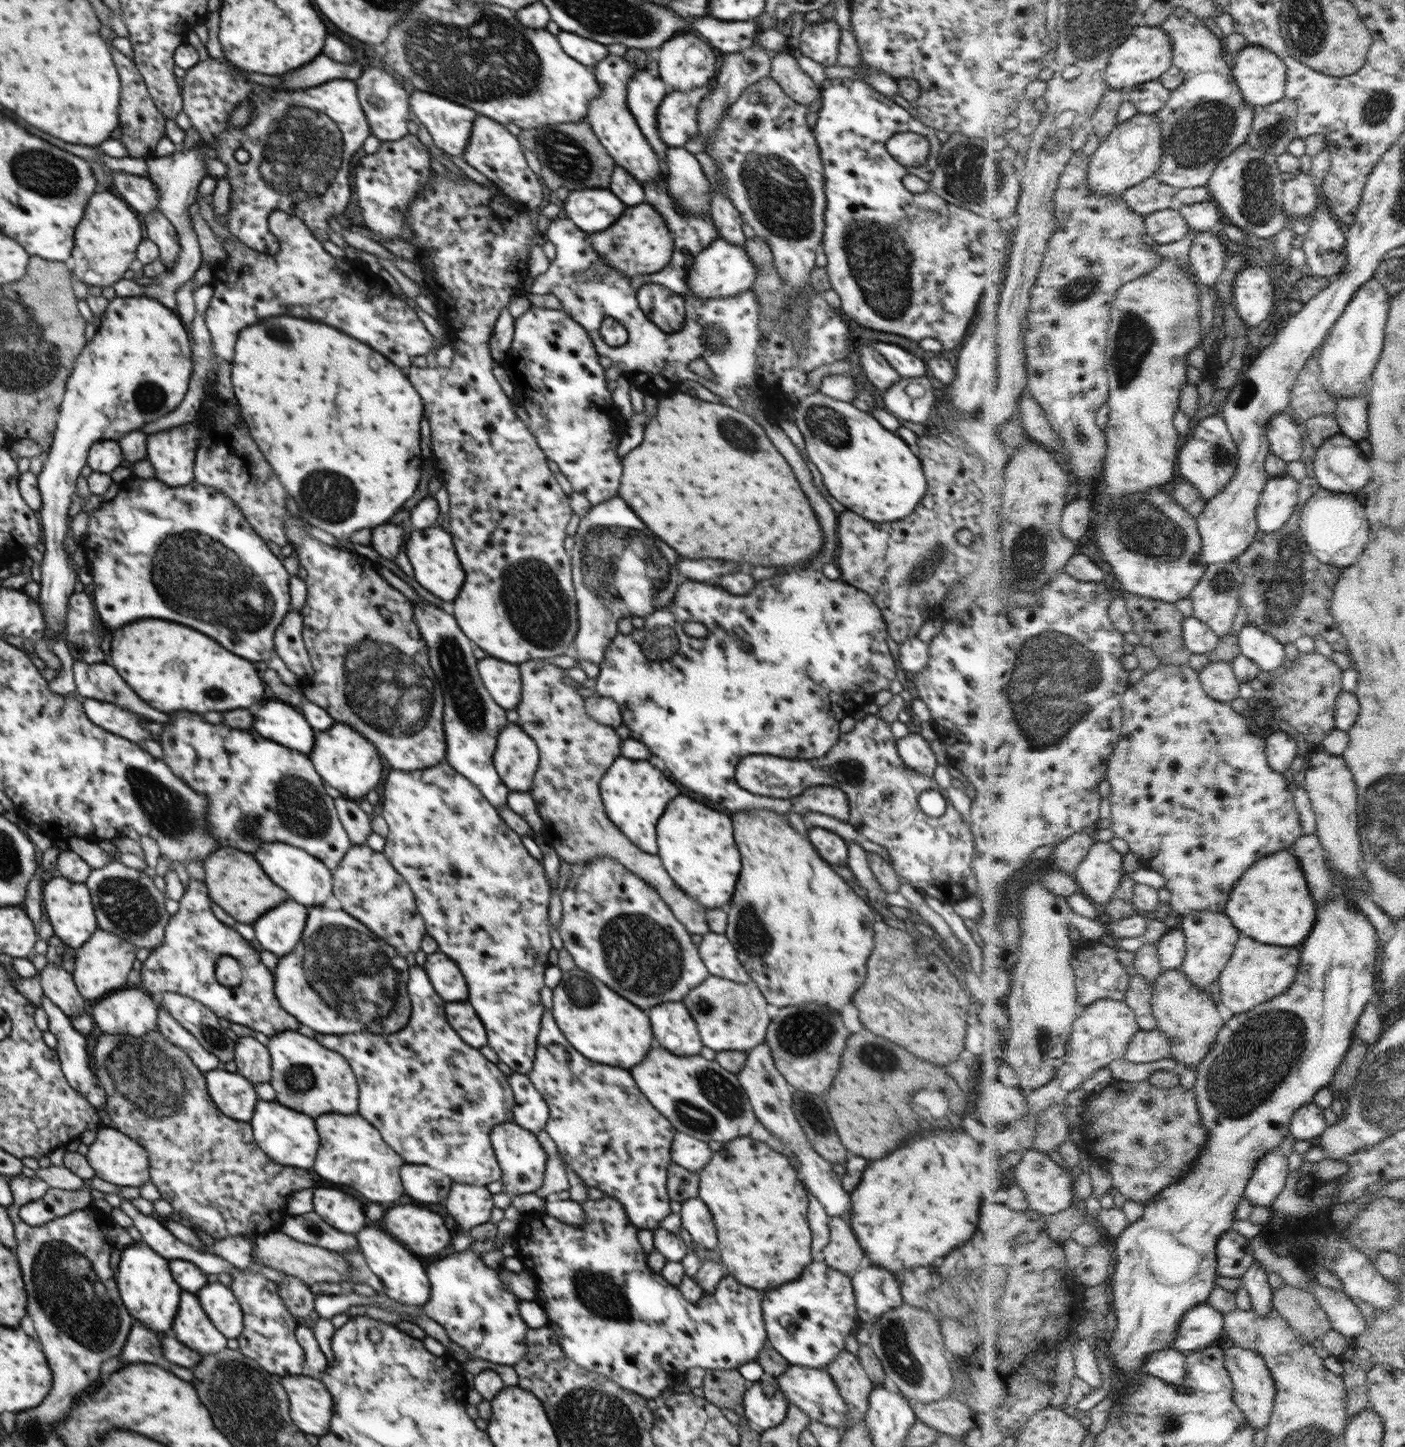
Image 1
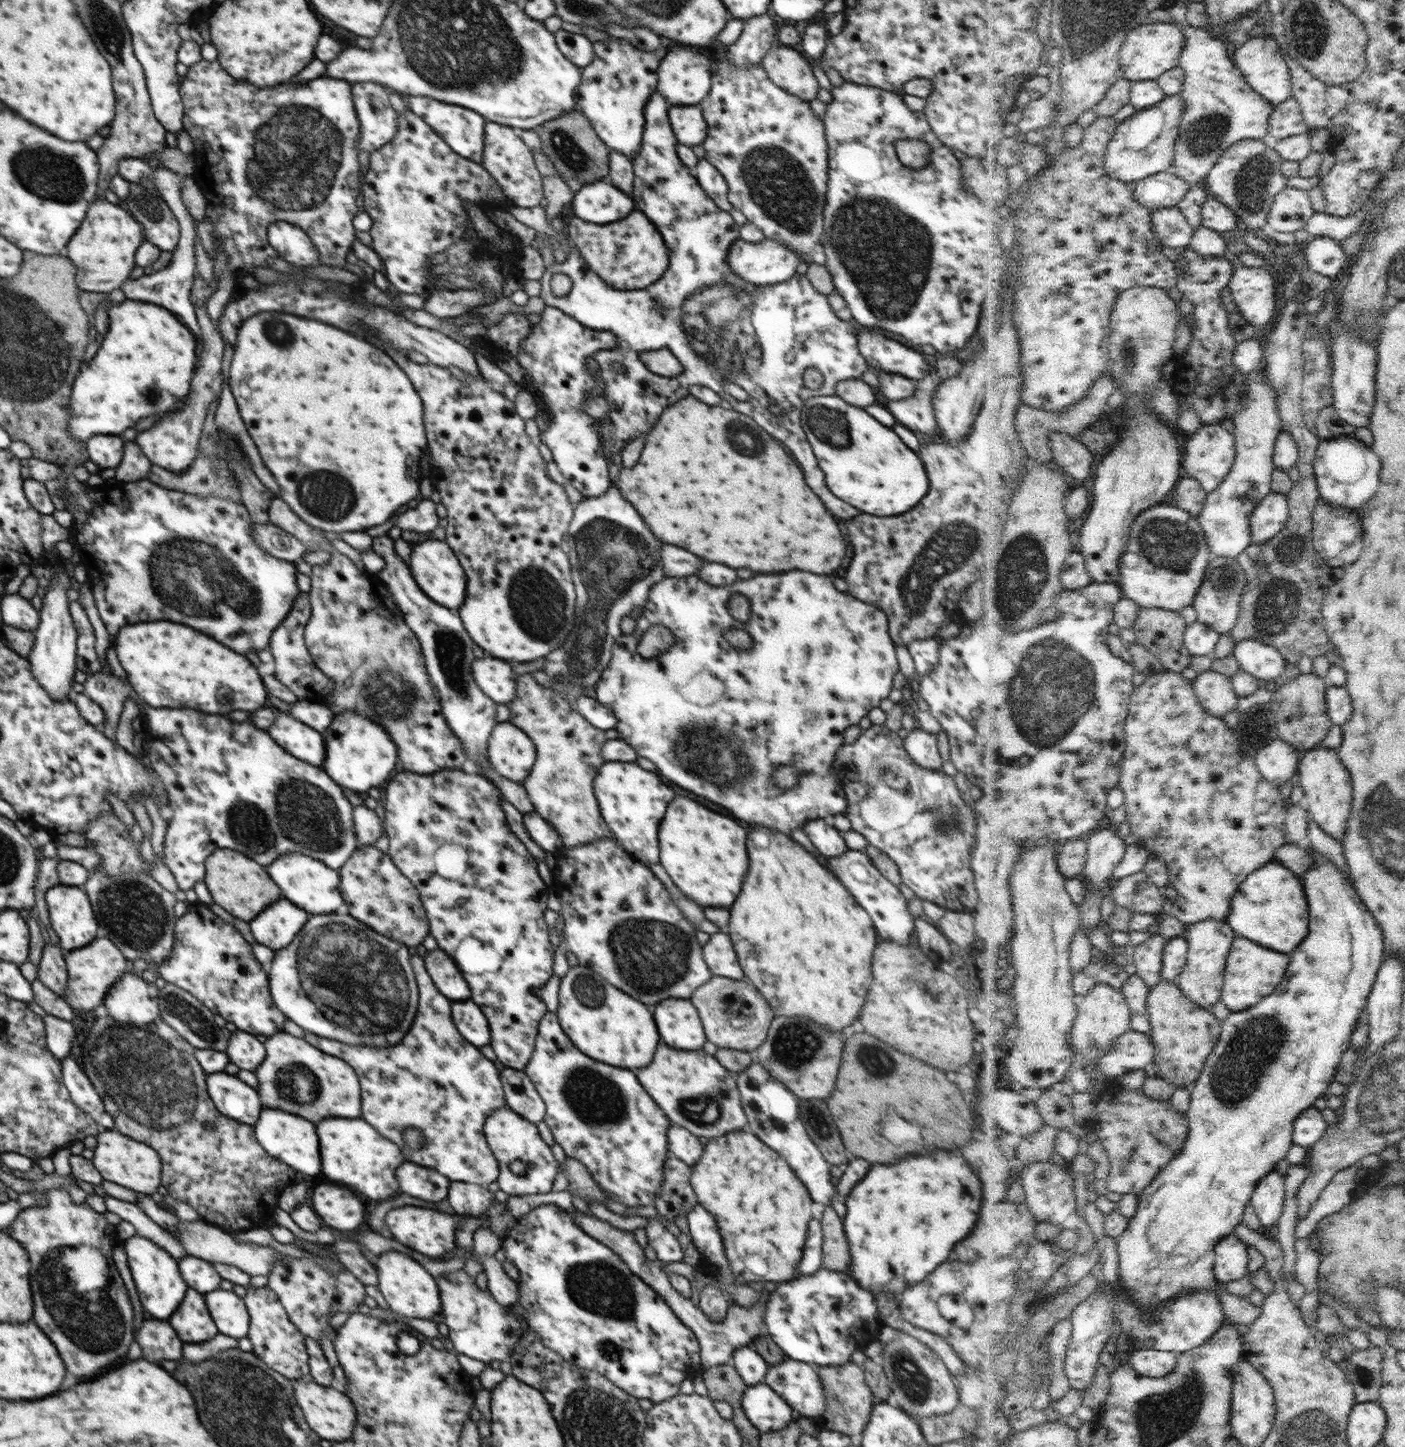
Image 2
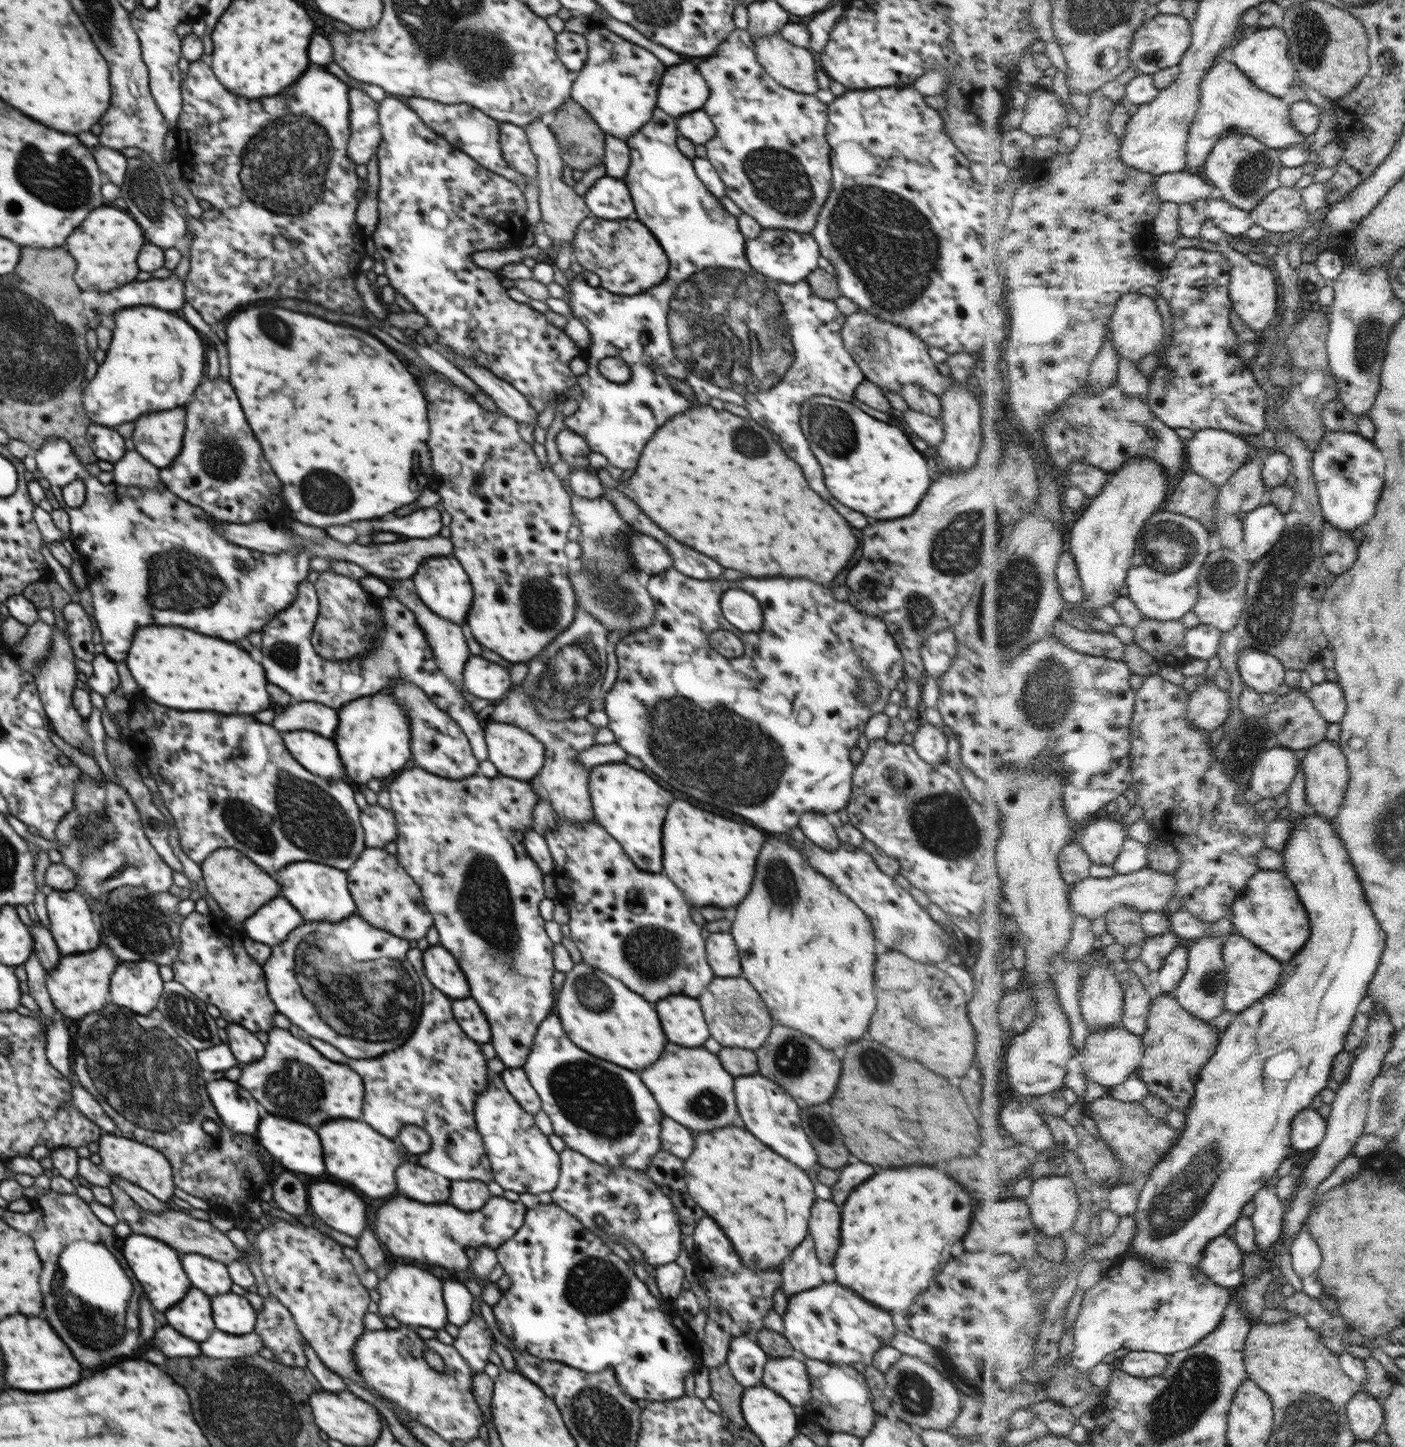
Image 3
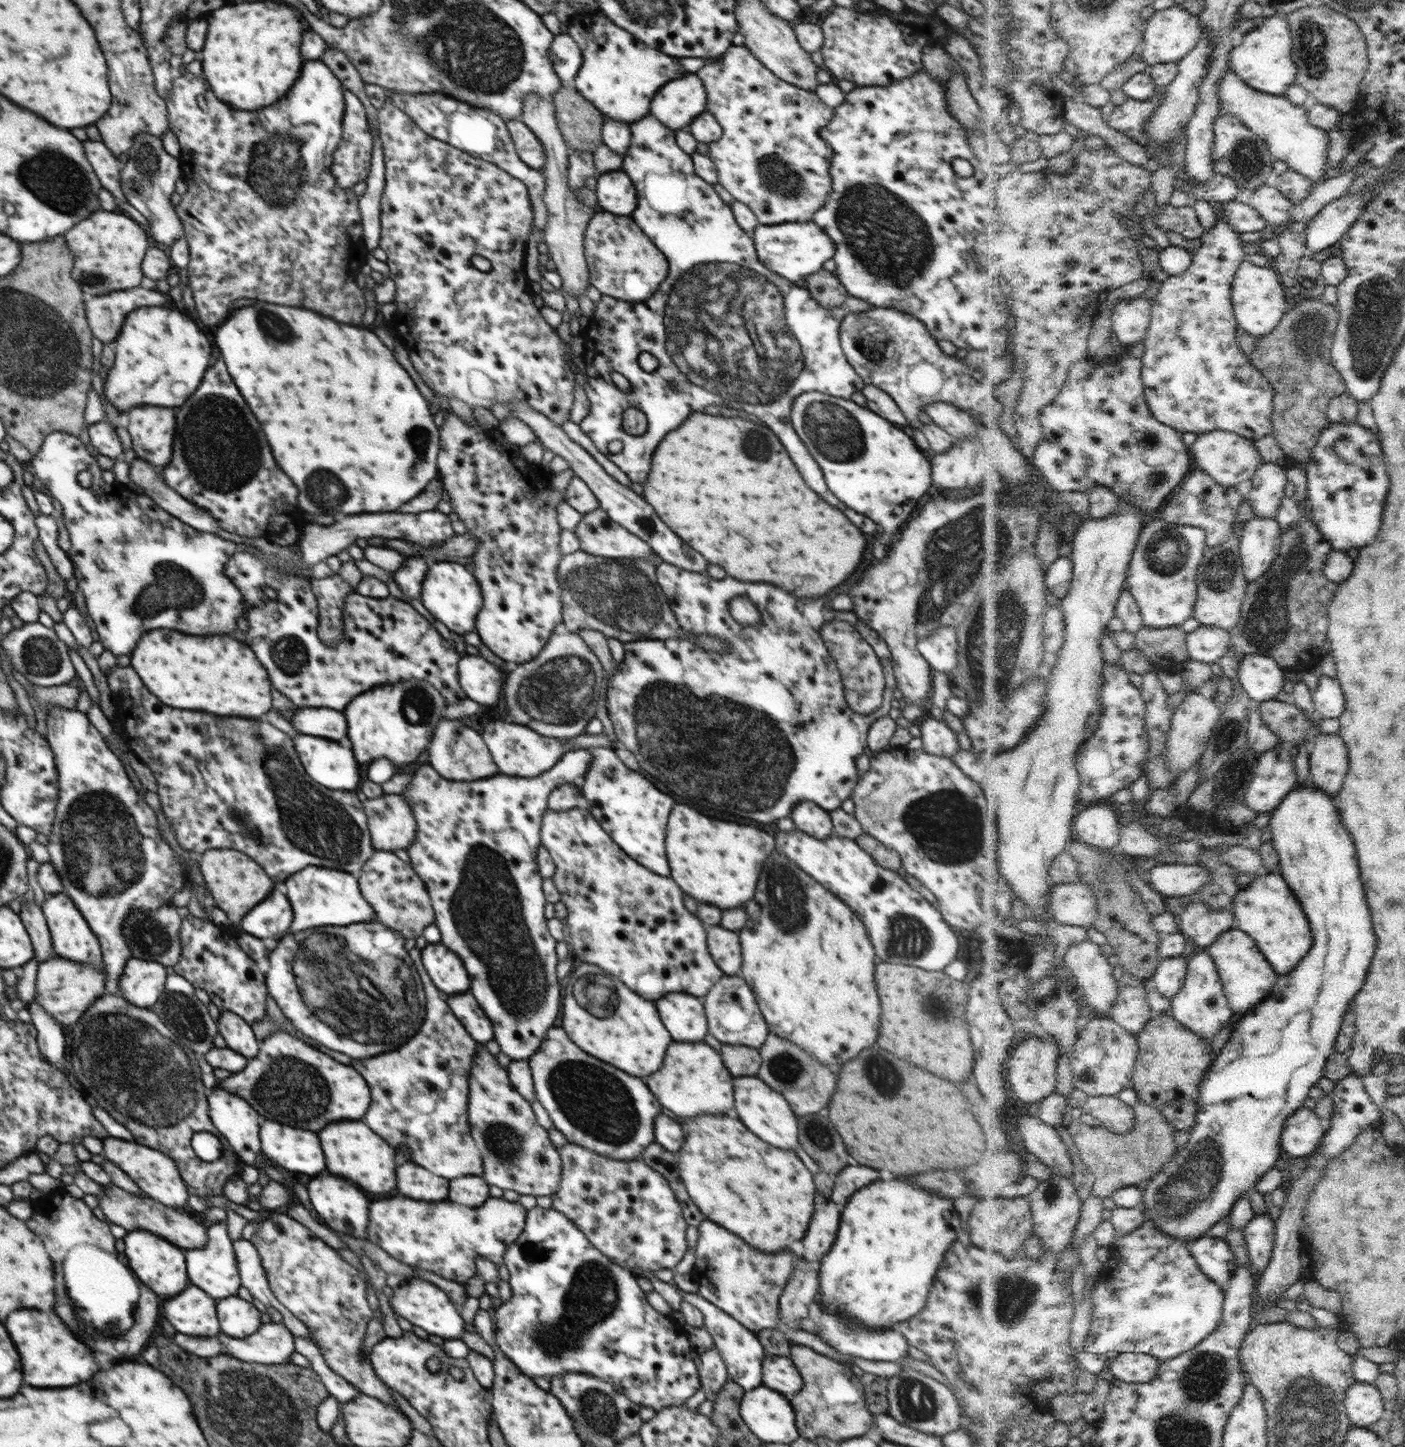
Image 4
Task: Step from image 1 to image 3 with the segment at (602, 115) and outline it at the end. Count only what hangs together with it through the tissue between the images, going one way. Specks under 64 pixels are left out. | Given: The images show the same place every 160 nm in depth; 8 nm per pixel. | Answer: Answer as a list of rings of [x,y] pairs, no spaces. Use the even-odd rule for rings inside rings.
[[[595,25],[588,33],[583,34],[583,37],[586,39],[587,59],[572,84],[571,97],[591,114],[604,134],[622,140],[637,136],[640,128],[652,118],[654,109],[657,107],[657,93],[667,66],[647,48],[626,40],[604,26]]]

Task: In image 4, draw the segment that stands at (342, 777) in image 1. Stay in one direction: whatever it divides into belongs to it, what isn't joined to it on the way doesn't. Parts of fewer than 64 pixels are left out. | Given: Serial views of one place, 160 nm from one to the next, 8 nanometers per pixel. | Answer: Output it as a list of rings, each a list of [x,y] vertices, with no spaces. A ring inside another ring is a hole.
[[[413,678],[399,683],[380,685],[355,696],[343,710],[348,721],[347,737],[352,742],[358,764],[365,769],[373,760],[386,757],[394,766],[400,767],[414,762],[426,750],[437,721],[445,718],[447,702],[441,692],[428,681]]]

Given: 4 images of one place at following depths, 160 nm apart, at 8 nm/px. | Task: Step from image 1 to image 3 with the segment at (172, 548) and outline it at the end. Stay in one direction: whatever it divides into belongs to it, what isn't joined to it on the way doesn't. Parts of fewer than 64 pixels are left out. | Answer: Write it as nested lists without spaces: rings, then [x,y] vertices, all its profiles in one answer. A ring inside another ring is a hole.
[[[48,437],[47,441],[35,451],[33,457],[37,462],[37,470],[42,472],[43,478],[50,483],[50,490],[61,509],[68,513],[70,539],[79,553],[80,562],[87,576],[87,587],[92,595],[94,608],[92,620],[96,625],[98,639],[103,643],[103,653],[112,660],[118,662],[126,660],[130,640],[140,626],[152,624],[182,626],[228,642],[238,642],[246,638],[252,630],[261,632],[277,612],[293,604],[298,584],[306,580],[311,571],[310,561],[315,557],[312,551],[294,547],[286,552],[270,554],[234,544],[215,530],[220,523],[224,523],[222,520],[215,520],[205,510],[178,498],[164,486],[142,488],[119,485],[114,480],[109,484],[100,483],[98,477],[88,473],[86,465],[77,457],[66,439]],[[78,478],[86,486],[85,500],[82,505],[71,508],[64,503],[62,488]]]

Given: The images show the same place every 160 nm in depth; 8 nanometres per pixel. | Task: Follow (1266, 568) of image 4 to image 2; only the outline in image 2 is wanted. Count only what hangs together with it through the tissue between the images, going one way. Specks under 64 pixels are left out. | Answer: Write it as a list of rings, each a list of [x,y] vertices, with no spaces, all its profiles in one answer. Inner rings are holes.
[[[1272,491],[1252,515],[1251,525],[1257,547],[1270,542],[1287,527],[1291,518],[1289,494]]]

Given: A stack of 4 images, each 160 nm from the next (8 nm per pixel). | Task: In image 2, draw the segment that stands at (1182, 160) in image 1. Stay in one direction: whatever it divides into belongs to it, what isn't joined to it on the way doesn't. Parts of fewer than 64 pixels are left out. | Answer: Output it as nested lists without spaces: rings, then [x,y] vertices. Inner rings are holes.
[[[1180,24],[1187,34],[1187,47],[1181,58],[1187,70],[1185,89],[1181,94],[1188,104],[1177,142],[1172,172],[1184,177],[1192,187],[1205,185],[1220,157],[1240,140],[1261,139],[1271,134],[1272,115],[1276,105],[1268,102],[1239,69],[1228,53],[1227,39],[1214,36],[1208,28]]]

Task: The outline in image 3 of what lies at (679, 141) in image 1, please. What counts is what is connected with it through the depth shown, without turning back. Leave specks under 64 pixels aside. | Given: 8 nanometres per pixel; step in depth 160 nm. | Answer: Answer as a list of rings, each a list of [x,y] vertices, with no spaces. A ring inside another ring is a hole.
[[[702,108],[683,114],[677,119],[679,134],[694,144],[706,144],[716,134],[715,124]]]

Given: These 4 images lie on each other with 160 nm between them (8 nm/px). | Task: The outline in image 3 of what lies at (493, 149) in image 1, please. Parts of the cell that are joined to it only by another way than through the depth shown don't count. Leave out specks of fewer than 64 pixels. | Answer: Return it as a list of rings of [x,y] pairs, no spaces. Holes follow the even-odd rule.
[[[500,123],[499,133],[499,143],[504,160],[509,167],[520,171],[523,176],[523,180],[519,180],[518,186],[523,190],[528,203],[527,224],[534,227],[535,233],[541,232],[537,158],[532,152],[527,134],[520,125],[510,123]]]

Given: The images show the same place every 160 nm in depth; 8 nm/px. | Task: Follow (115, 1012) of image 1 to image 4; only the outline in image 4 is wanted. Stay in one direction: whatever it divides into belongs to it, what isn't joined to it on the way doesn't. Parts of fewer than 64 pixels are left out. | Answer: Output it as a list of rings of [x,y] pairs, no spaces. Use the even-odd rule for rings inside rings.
[[[130,957],[119,980],[120,996],[138,1008],[152,1007],[164,990],[167,974],[159,962]]]

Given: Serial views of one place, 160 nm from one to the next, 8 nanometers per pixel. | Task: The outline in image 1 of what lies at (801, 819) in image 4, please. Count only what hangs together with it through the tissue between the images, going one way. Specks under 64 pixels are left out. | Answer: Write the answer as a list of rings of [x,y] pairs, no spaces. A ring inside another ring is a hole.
[[[824,828],[810,830],[810,842],[818,850],[818,854],[834,865],[846,865],[848,858],[848,842]]]

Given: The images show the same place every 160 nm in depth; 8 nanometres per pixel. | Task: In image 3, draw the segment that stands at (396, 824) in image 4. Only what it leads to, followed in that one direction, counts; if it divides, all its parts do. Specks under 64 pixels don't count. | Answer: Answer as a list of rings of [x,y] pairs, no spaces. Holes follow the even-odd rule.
[[[368,805],[360,813],[360,824],[364,830],[364,844],[370,848],[381,848],[396,842],[398,826],[395,812],[380,805]]]

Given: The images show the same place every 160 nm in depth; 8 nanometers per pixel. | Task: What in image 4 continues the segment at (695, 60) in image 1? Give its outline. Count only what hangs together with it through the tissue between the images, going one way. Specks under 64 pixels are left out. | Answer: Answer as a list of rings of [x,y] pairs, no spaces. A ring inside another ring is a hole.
[[[687,73],[681,76],[680,80],[672,80],[664,88],[660,88],[650,103],[649,114],[653,114],[664,126],[677,131],[686,129],[699,114],[706,110],[707,93],[702,80],[696,73]]]

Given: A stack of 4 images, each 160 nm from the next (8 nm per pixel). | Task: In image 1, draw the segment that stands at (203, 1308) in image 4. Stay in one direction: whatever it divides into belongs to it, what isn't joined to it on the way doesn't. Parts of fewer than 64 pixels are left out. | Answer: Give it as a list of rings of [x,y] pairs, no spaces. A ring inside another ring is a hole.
[[[181,1292],[177,1312],[172,1330],[184,1346],[200,1354],[216,1354],[227,1347],[227,1338],[210,1322],[195,1293]]]

